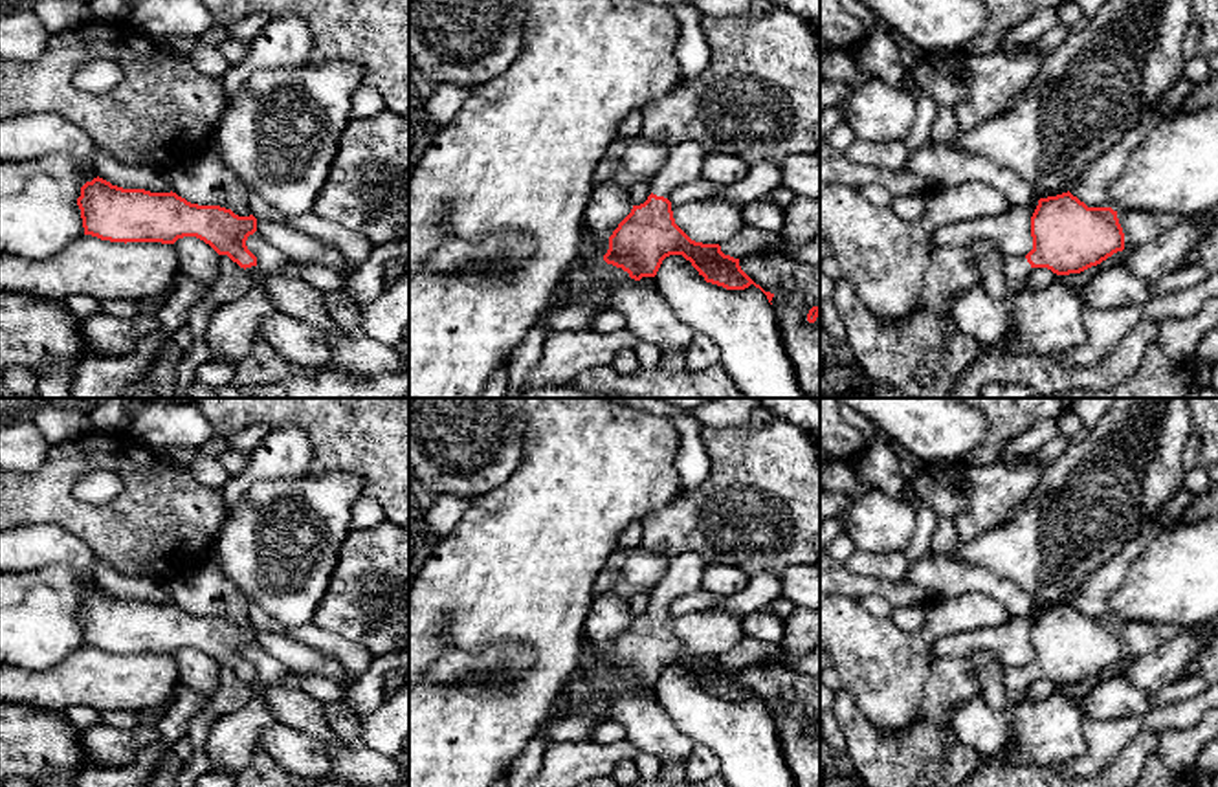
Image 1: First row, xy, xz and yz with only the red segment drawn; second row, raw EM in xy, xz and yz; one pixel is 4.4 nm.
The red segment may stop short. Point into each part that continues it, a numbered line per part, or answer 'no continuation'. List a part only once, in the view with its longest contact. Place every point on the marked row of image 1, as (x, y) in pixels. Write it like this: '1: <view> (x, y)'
1: xz (685, 162)

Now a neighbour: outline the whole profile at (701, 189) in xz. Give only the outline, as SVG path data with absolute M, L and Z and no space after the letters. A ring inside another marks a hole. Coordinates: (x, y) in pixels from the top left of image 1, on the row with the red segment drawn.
M699 178L688 185L673 189L668 200L673 205L682 205L695 200L721 200L723 189L725 187L715 185L704 178Z

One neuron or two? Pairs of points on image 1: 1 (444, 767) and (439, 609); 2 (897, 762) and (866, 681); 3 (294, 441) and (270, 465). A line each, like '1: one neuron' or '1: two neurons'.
1: one neuron
2: two neurons
3: one neuron

